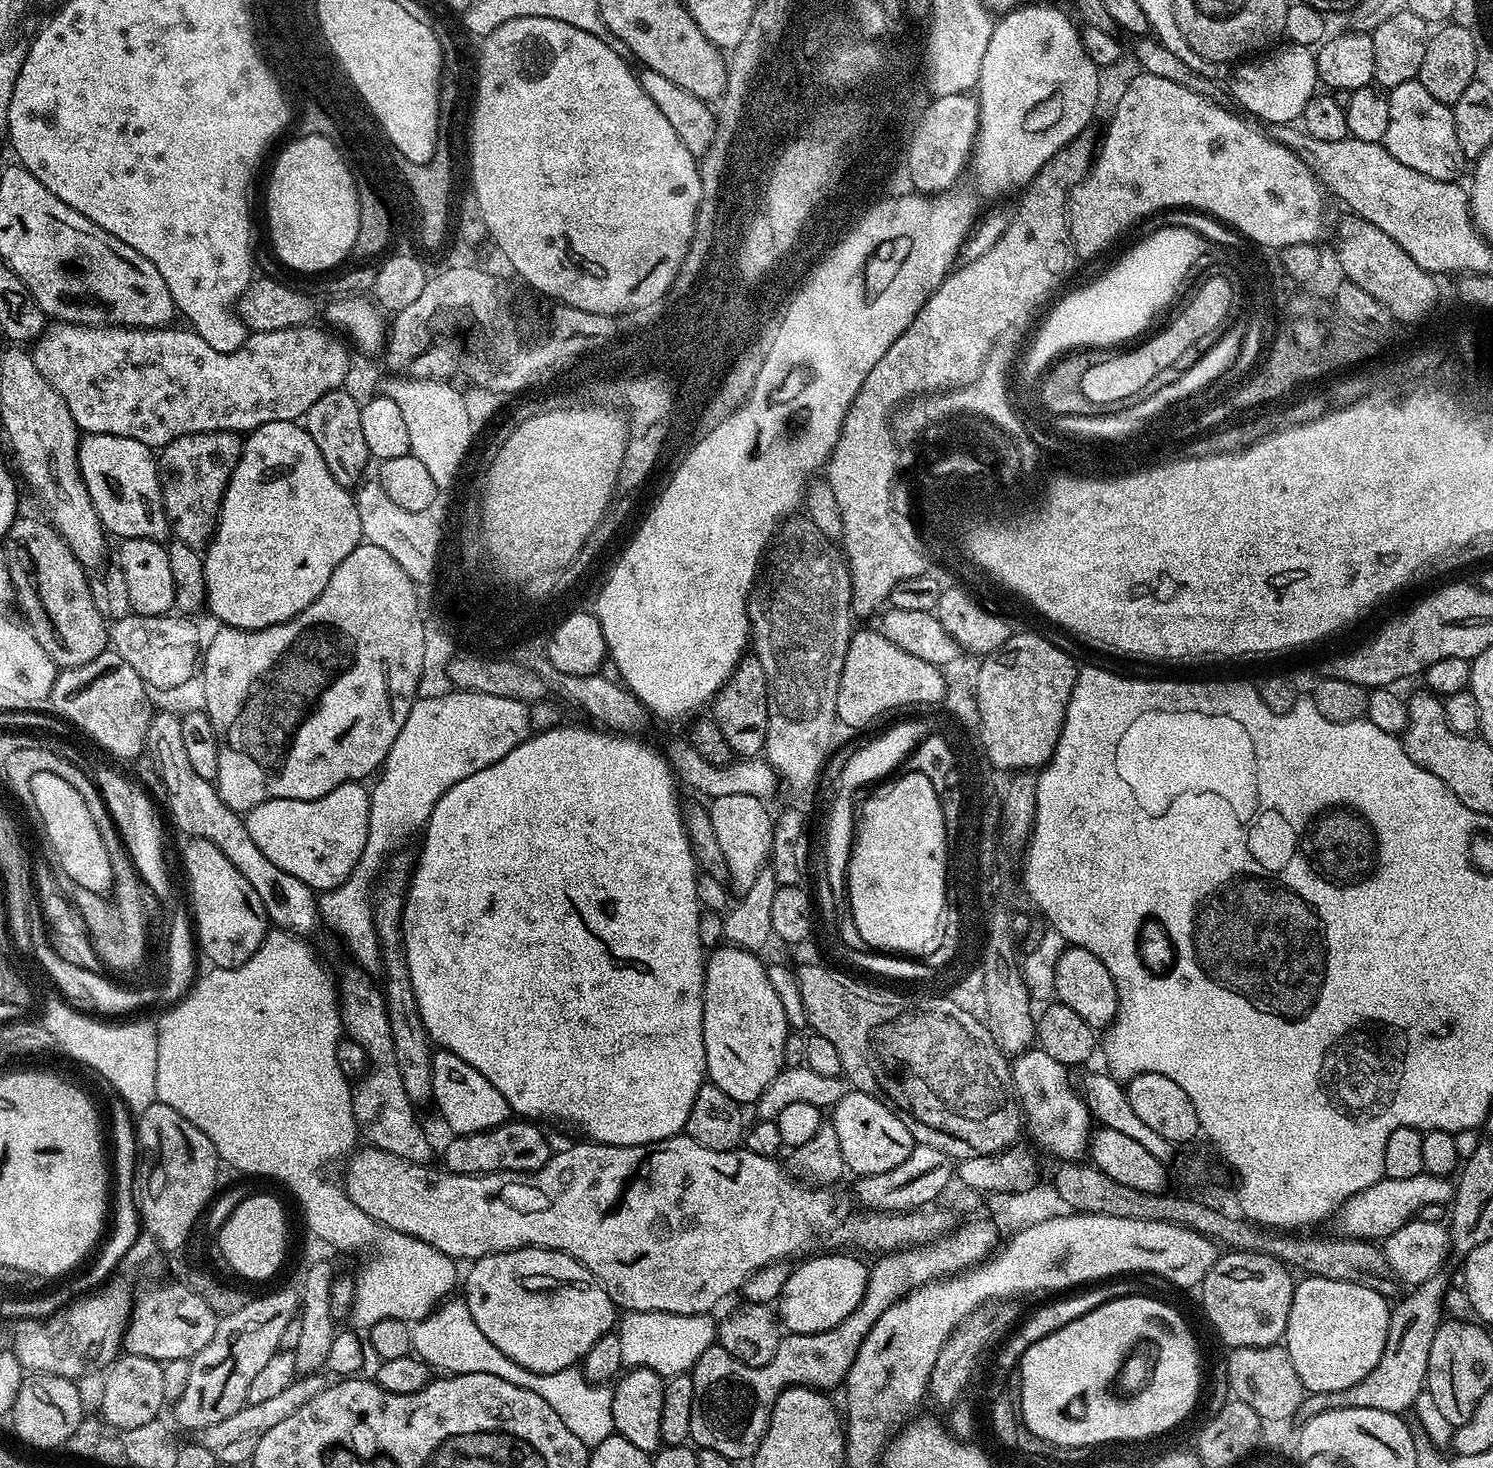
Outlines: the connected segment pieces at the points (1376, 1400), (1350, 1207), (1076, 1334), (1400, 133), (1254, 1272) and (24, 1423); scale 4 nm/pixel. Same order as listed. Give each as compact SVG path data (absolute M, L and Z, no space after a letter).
M1437 1274L1426 1282L1415 1285L1412 1292L1400 1305L1391 1309L1388 1318L1388 1337L1382 1350L1382 1358L1378 1358L1378 1366L1362 1378L1354 1386L1337 1392L1313 1392L1305 1395L1300 1404L1299 1415L1307 1418L1322 1414L1326 1410L1386 1410L1404 1414L1415 1405L1420 1392L1425 1391L1428 1379L1428 1363L1430 1362L1430 1346L1434 1343L1434 1334L1442 1323L1444 1310L1444 1291L1449 1291L1449 1281Z
M1422 1171L1412 1178L1398 1178L1397 1180L1382 1179L1374 1186L1354 1194L1341 1206L1335 1217L1340 1227L1339 1235L1354 1240L1383 1241L1394 1230L1406 1226L1419 1213L1422 1206L1431 1204L1451 1205L1454 1195L1454 1184L1447 1176L1429 1176Z
M1133 1294L1131 1296L1119 1296L1116 1300L1106 1301L1102 1306L1098 1306L1094 1310L1090 1310L1090 1314L1086 1314L1082 1318L1078 1318L1074 1322L1070 1322L1066 1326L1062 1326L1054 1334L1050 1334L1046 1338L1042 1338L1042 1342L1034 1342L1034 1346L1030 1346L1030 1350L1026 1350L1026 1354L1020 1359L1018 1369L1021 1374L1021 1406L1018 1411L1019 1419L1022 1424L1033 1432L1038 1438L1044 1439L1050 1444L1057 1444L1060 1447L1086 1447L1091 1449L1094 1444L1112 1444L1115 1440L1144 1440L1147 1436L1160 1436L1163 1432L1171 1430L1175 1424L1180 1424L1188 1415L1192 1412L1192 1407L1196 1404L1196 1399L1200 1396L1200 1352L1196 1349L1196 1340L1192 1337L1192 1332L1188 1329L1188 1324L1171 1308L1168 1304L1163 1304L1160 1300L1155 1300L1152 1294L1144 1294L1148 1296L1139 1296L1139 1294Z
M1419 79L1402 82L1402 86L1391 89L1387 97L1390 106L1390 123L1386 126L1386 134L1382 141L1384 149L1394 158L1398 158L1402 166L1410 166L1410 170L1418 170L1418 174L1426 174L1426 178L1459 181L1460 171L1463 170L1464 164L1466 165L1466 157L1462 146L1458 146L1458 130L1454 126L1451 107L1438 102L1438 98L1434 98L1434 94L1430 94L1430 90L1426 90L1426 86L1422 86Z
M1225 1251L1198 1285L1204 1312L1220 1340L1234 1348L1265 1348L1280 1344L1290 1318L1294 1287L1287 1264L1261 1252Z
M32 1374L27 1377L18 1390L18 1398L14 1402L10 1413L10 1421L16 1427L16 1432L32 1448L60 1448L84 1418L79 1392L76 1389L77 1381L67 1376L51 1374Z

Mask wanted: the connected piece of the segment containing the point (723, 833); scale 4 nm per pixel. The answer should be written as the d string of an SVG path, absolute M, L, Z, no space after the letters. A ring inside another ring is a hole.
M726 794L711 801L712 825L714 834L718 834L718 846L722 846L722 855L726 858L728 880L731 887L742 894L754 886L758 874L769 863L772 854L773 813L768 813L769 805L750 794Z

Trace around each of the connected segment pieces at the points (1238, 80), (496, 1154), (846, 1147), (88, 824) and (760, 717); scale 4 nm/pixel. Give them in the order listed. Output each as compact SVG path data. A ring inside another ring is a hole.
M1288 42L1285 45L1285 48L1280 48L1277 52L1264 54L1269 56L1261 55L1244 62L1249 64L1241 63L1241 68L1232 76L1231 99L1237 100L1249 117L1257 116L1252 118L1265 120L1265 125L1268 126L1299 121L1306 110L1306 102L1310 102L1310 98L1318 92L1316 52L1301 44Z
M512 1118L489 1132L469 1136L453 1135L444 1148L443 1167L449 1172L461 1172L463 1176L475 1176L486 1172L537 1172L552 1157L553 1145L548 1145L539 1123L524 1118Z
M849 1090L831 1109L830 1123L838 1134L838 1146L842 1146L842 1158L849 1173L856 1172L857 1177L886 1174L894 1166L902 1166L910 1158L914 1141L910 1130L891 1112L879 1098L865 1092Z
M57 772L34 773L33 780L30 782L30 790L32 792L30 800L36 803L36 812L40 815L41 822L44 823L44 832L48 835L57 858L60 859L58 868L72 878L85 893L107 893L113 887L110 855L106 852L102 836L86 808L82 794Z
M754 654L745 655L732 672L732 676L720 687L720 692L710 705L710 715L722 730L726 742L730 742L733 753L744 758L756 758L763 753L768 725L768 679L762 670L762 662Z

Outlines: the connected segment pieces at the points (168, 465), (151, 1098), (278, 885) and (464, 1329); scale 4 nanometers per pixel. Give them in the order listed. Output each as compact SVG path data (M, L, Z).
M238 432L190 433L162 448L158 456L160 489L168 527L175 539L198 549L203 549L212 539L224 491L243 449L244 440Z
M57 998L58 1000L52 1000L48 1005L44 1008L44 1017L42 1017L42 1023L50 1030L50 1033L54 1036L55 1047L57 1049L61 1049L65 1052L66 1055L69 1056L72 1060L77 1060L80 1064L89 1064L90 1067L93 1068L94 1071L97 1072L98 1075L104 1076L104 1080L109 1084L110 1087L113 1088L114 1091L117 1092L119 1099L128 1108L128 1111L132 1114L139 1114L144 1112L151 1104L157 1103L156 1099L156 1071L158 1070L158 1042L156 1041L156 1030L157 1025L155 1023L147 1024L144 1020L136 1020L133 1024L116 1024L120 1022L109 1022L104 1018L97 1018L95 1015L89 1014L86 1011L81 1011L80 1008L73 1006L68 1000L64 998Z
M157 711L150 722L148 731L150 752L156 755L156 764L160 767L160 780L164 783L164 796L168 799L168 812L172 820L185 832L185 837L214 842L230 862L254 886L258 898L262 898L264 908L268 911L270 922L279 931L291 935L308 936L318 924L318 896L306 882L294 878L294 874L286 874L258 846L254 838L250 838L245 817L241 813L230 810L226 802L218 794L213 781L202 778L190 766L186 745L182 742L182 719L172 712Z
M452 1298L433 1308L424 1320L415 1321L412 1328L412 1349L419 1359L428 1365L429 1369L441 1368L444 1374L494 1374L494 1378L502 1378L506 1382L514 1382L514 1386L522 1386L526 1390L534 1390L538 1398L543 1398L566 1422L566 1430L574 1434L582 1443L589 1446L600 1444L608 1436L613 1435L612 1427L612 1388L607 1383L586 1379L579 1367L558 1370L554 1374L538 1374L518 1366L482 1330L474 1318L470 1318L470 1310L463 1299Z

